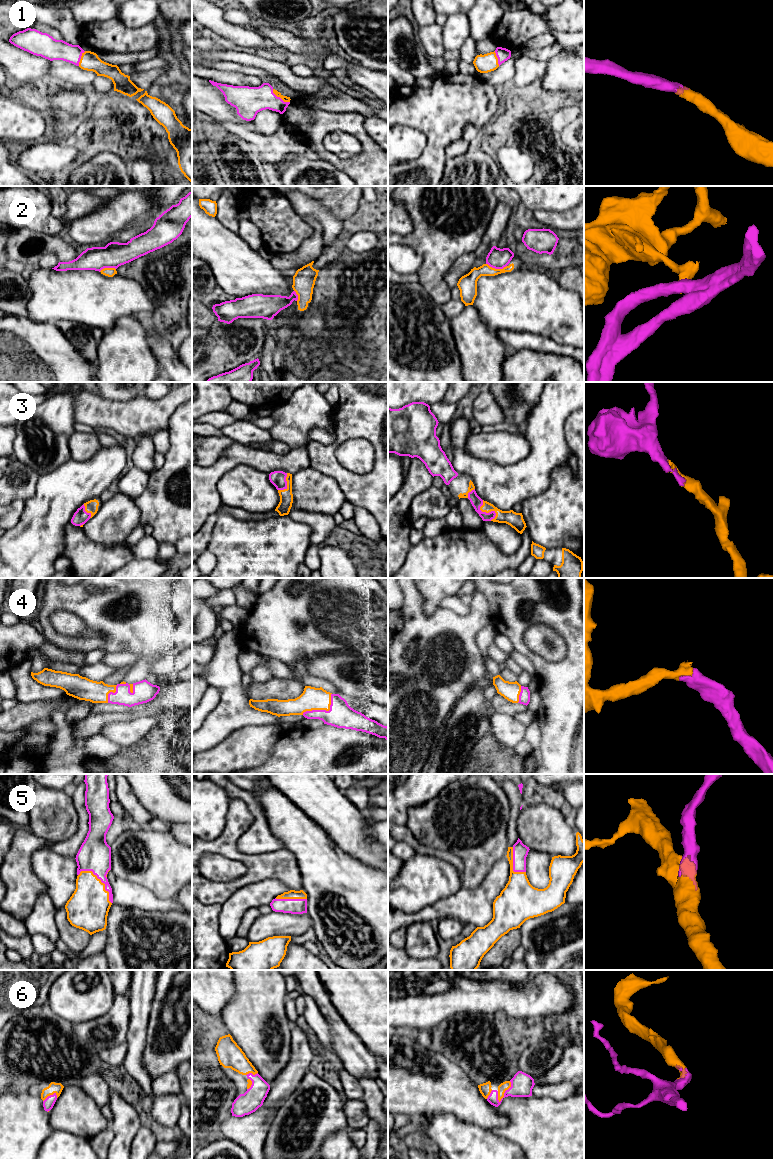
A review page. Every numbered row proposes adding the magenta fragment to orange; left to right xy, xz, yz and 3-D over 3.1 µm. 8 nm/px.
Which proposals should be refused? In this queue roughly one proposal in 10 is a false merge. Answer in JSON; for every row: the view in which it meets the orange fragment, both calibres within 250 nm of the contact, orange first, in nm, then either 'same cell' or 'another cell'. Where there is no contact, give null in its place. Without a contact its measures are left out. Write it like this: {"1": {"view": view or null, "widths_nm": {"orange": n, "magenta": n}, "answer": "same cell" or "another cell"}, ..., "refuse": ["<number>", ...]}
{"1": {"view": "xz", "widths_nm": {"orange": 50, "magenta": 220}, "answer": "same cell"}, "2": {"view": "yz", "widths_nm": {"orange": 140, "magenta": 170}, "answer": "another cell"}, "3": {"view": "yz", "widths_nm": {"orange": 120, "magenta": 90}, "answer": "same cell"}, "4": {"view": "xz", "widths_nm": {"orange": 180, "magenta": 200}, "answer": "same cell"}, "5": {"view": "xy", "widths_nm": {"orange": 340, "magenta": 260}, "answer": "same cell"}, "6": {"view": "yz", "widths_nm": {"orange": 70, "magenta": 180}, "answer": "same cell"}, "refuse": ["2"]}

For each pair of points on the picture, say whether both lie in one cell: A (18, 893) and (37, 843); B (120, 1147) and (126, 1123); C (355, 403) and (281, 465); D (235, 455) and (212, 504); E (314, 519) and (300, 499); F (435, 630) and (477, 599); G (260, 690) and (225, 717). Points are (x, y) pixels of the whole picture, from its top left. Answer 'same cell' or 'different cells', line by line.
A: same cell
B: same cell
C: different cells
D: same cell
E: different cells
F: same cell
G: different cells

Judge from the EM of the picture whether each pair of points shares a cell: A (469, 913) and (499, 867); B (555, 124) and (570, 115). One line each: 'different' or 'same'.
A: same
B: same

